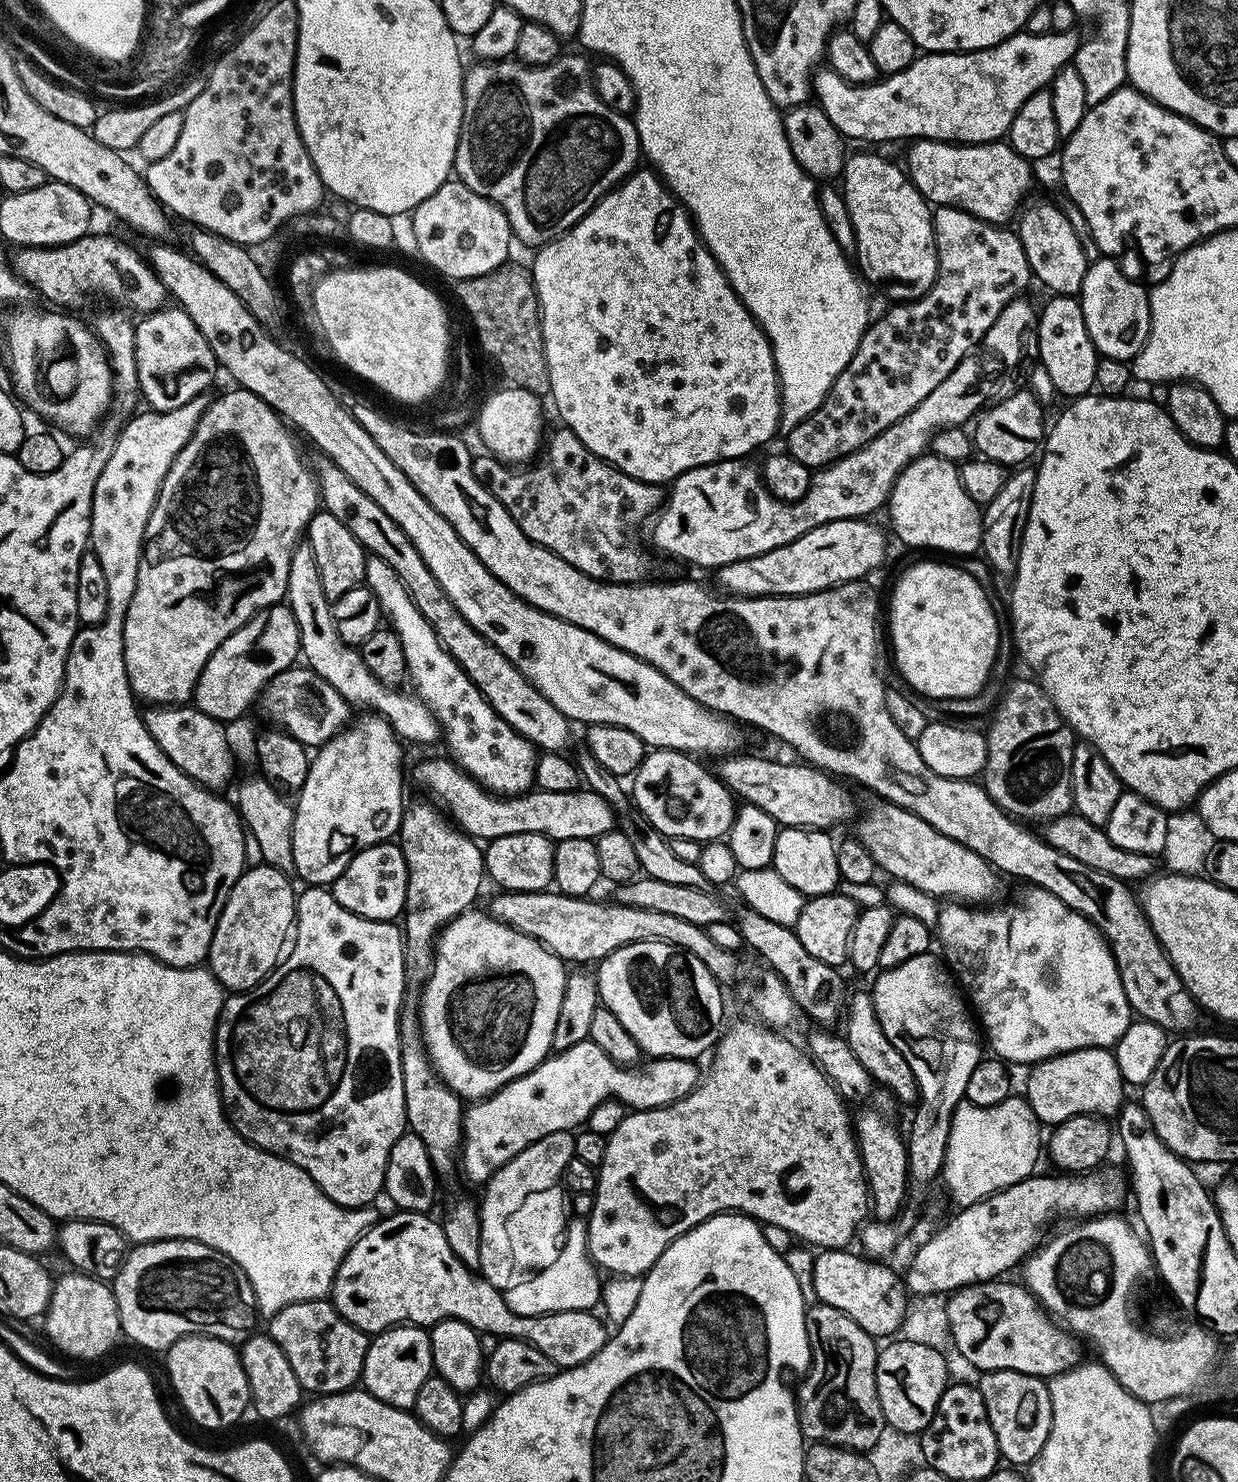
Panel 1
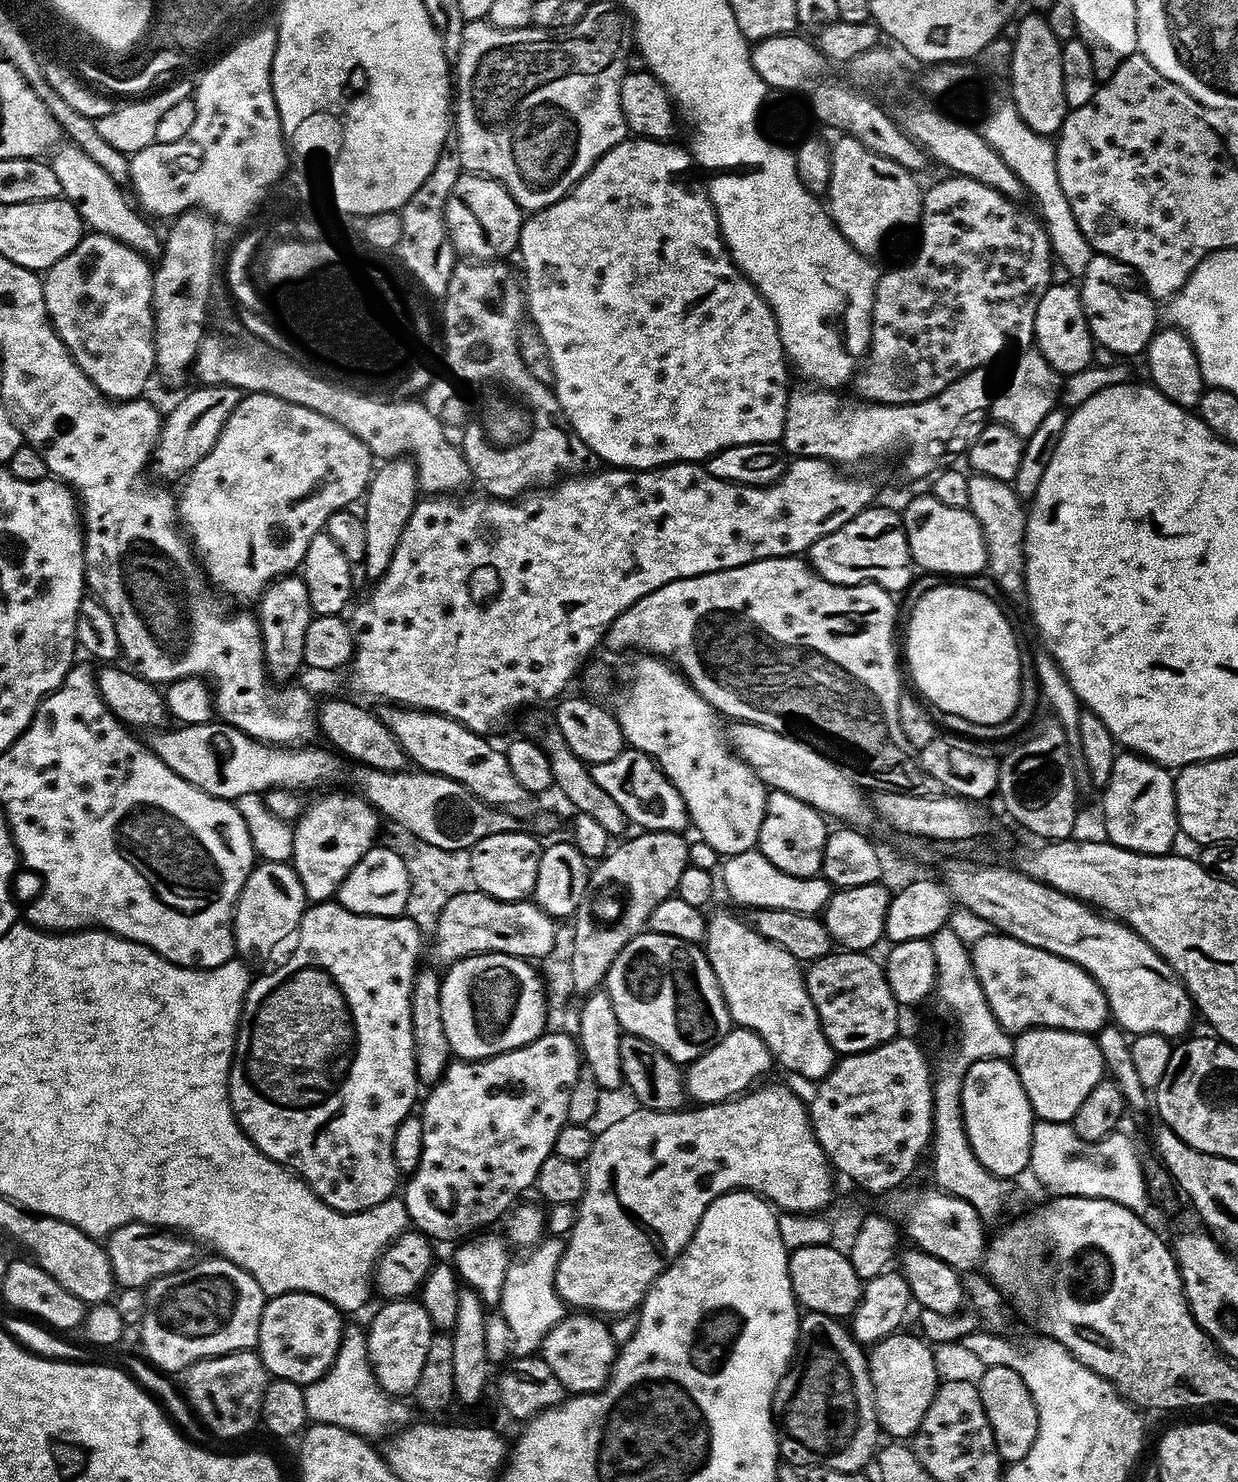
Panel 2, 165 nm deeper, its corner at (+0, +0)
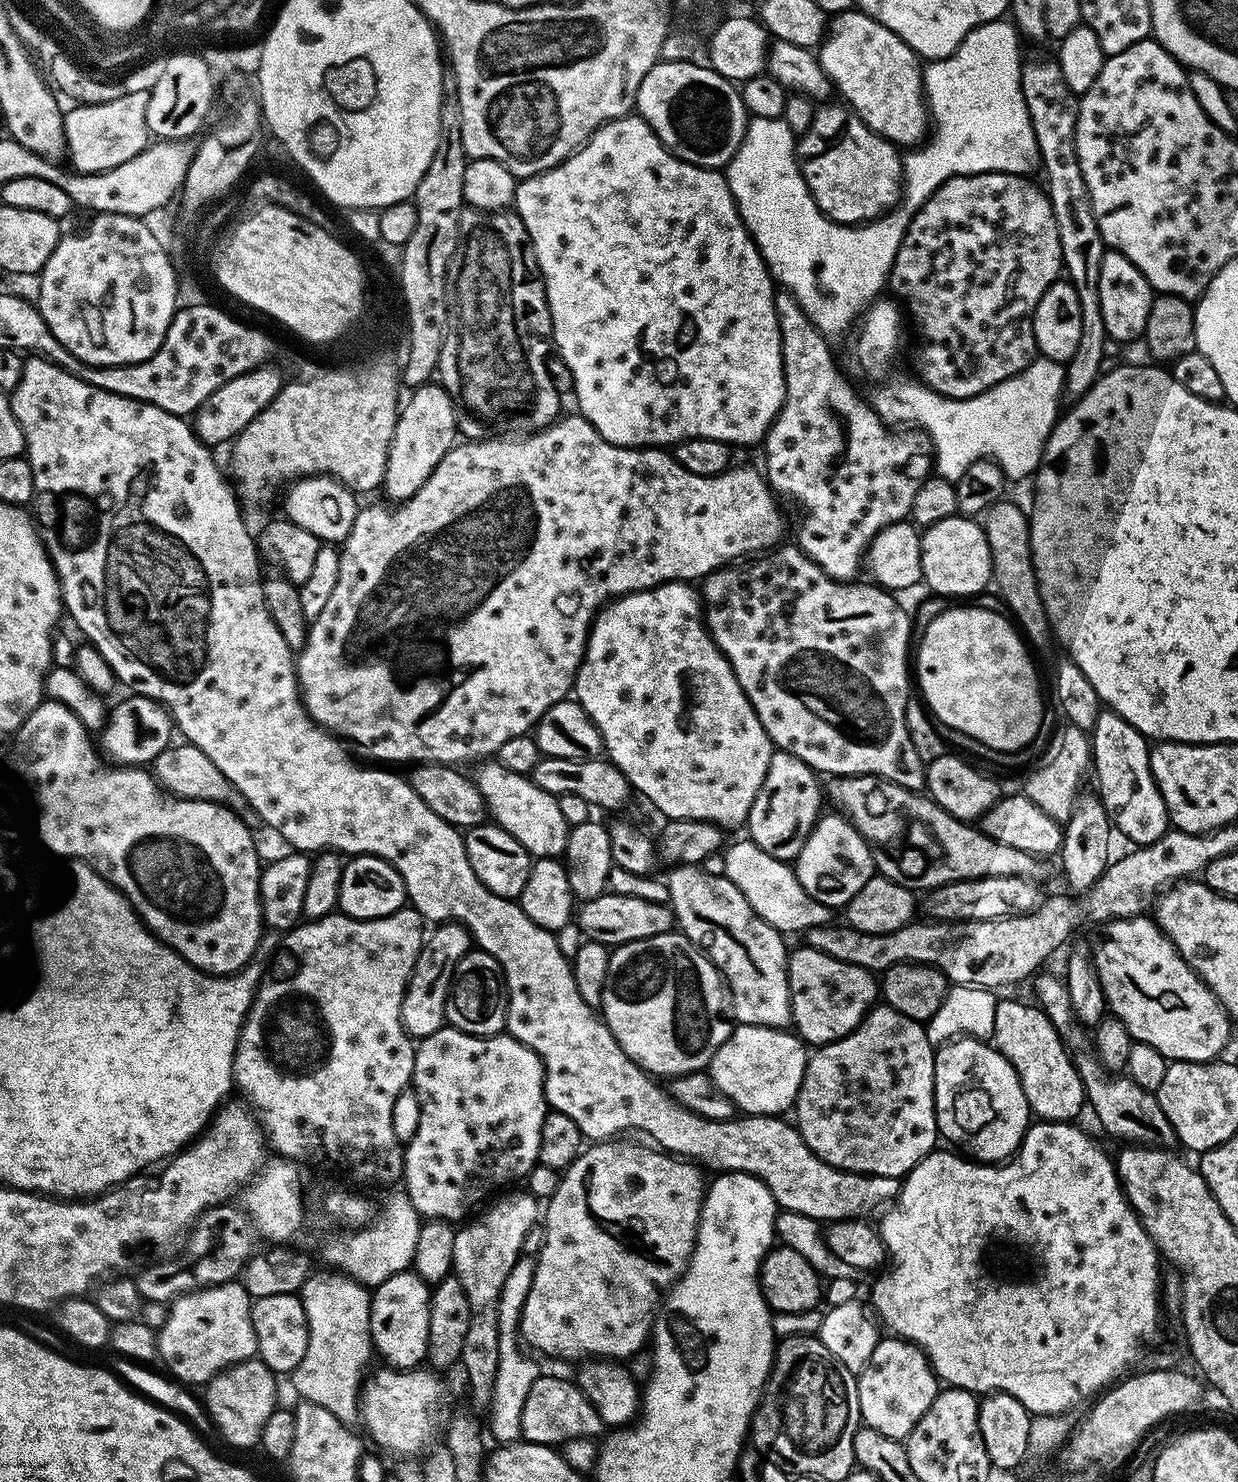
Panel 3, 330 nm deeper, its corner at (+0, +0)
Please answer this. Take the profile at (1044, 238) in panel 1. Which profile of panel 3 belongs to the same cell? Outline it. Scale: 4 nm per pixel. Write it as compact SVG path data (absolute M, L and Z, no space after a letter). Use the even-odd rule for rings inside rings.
M859 10L840 12L831 17L826 32L827 35L818 49L818 61L822 71L832 81L833 89L845 96L843 99L847 107L851 108L860 117L860 121L879 134L883 140L889 140L897 146L919 145L930 132L930 113L924 94L921 57L917 56L916 51L906 42L902 42L902 38L898 38L894 30L882 26L882 22Z

